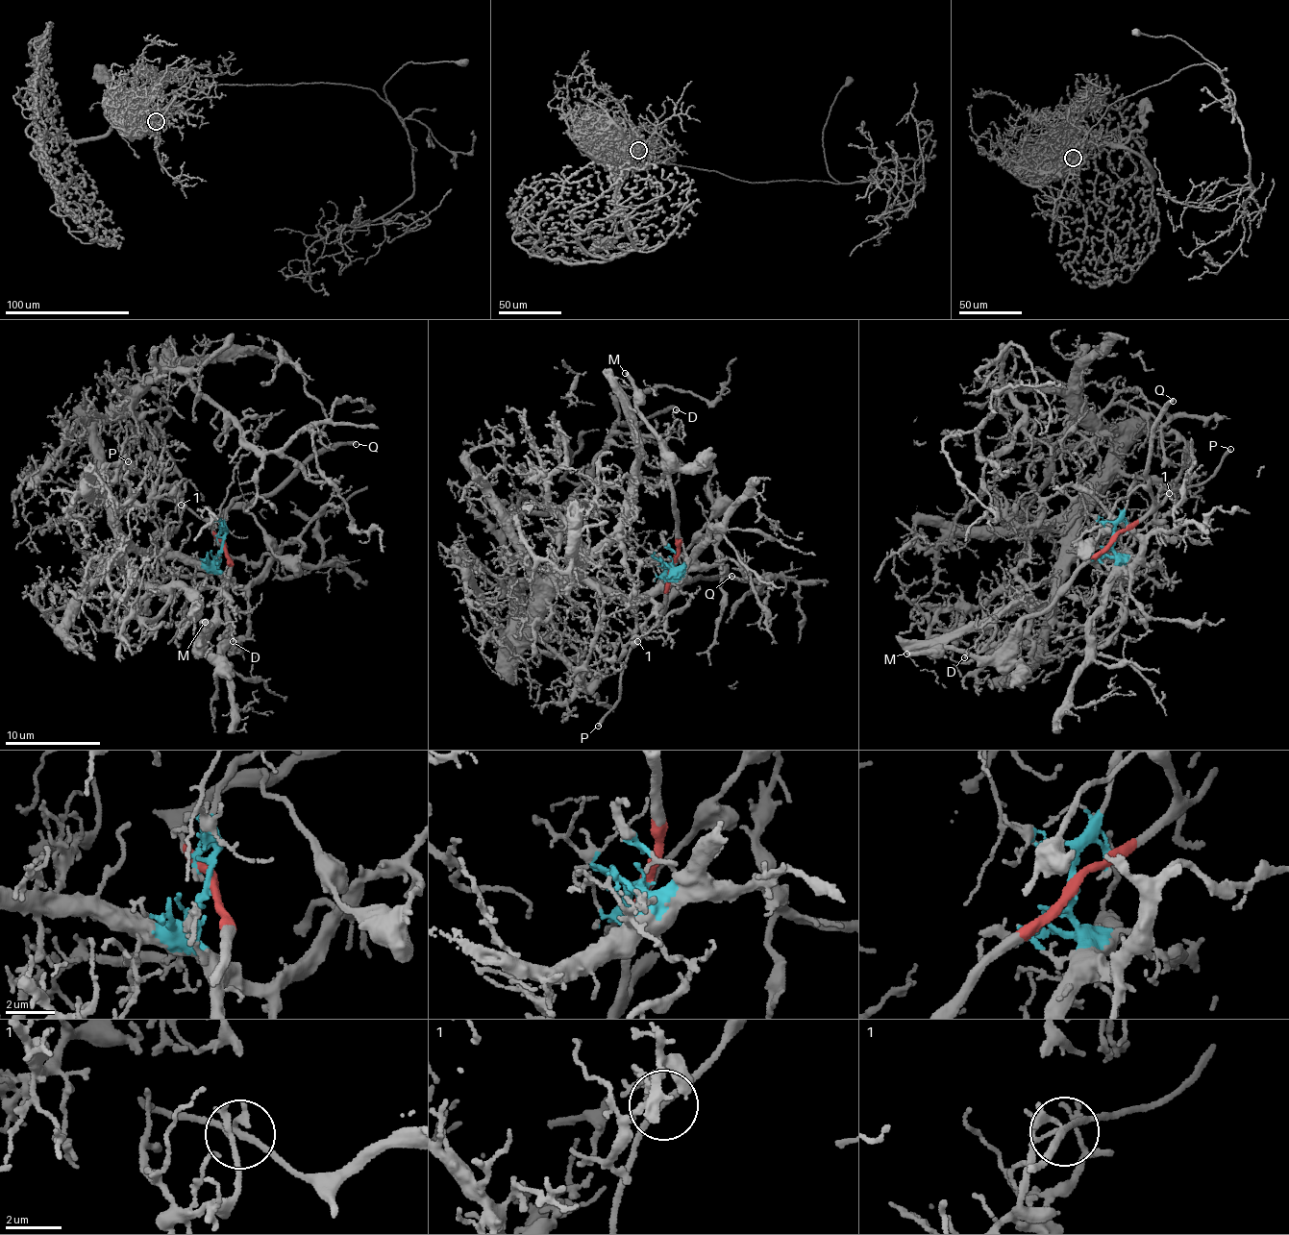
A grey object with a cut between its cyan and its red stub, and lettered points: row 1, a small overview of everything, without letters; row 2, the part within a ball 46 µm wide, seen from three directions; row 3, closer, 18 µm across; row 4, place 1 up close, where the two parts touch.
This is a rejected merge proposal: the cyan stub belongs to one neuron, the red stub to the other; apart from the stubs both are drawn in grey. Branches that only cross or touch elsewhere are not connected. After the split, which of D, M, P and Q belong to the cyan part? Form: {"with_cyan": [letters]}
{"with_cyan": ["D"]}

